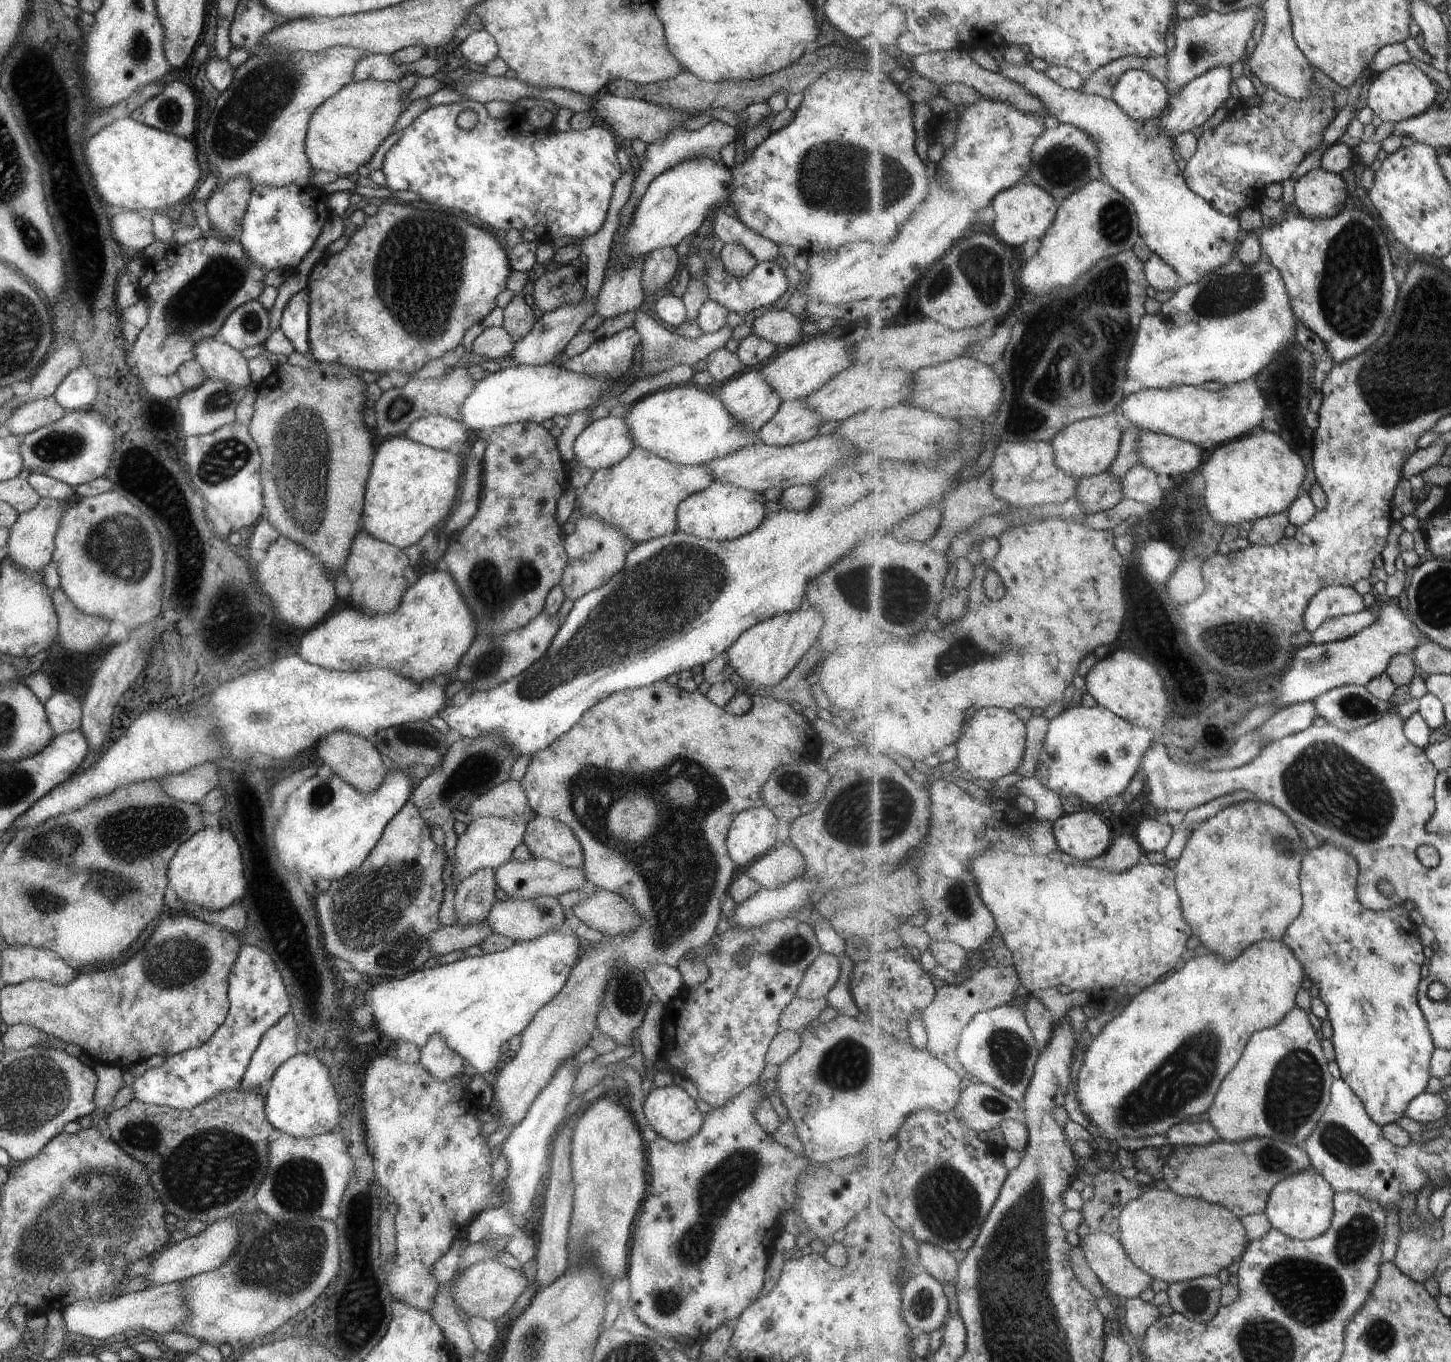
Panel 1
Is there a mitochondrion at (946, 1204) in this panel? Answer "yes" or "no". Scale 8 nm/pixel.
yes

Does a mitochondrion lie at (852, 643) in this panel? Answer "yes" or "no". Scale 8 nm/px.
no

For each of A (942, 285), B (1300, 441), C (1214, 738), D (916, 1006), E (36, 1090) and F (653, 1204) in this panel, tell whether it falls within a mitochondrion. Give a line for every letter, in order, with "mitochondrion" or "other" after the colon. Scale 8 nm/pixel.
A: mitochondrion
B: other
C: other
D: other
E: mitochondrion
F: other

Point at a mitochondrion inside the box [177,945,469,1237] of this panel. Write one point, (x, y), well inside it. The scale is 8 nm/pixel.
(299, 1186)

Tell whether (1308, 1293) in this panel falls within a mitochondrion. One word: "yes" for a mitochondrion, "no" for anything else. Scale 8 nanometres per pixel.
yes

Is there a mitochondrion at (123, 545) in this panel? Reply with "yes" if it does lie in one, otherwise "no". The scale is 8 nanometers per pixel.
yes

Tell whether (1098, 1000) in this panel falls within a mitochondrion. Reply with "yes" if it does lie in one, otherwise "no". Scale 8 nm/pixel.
no

